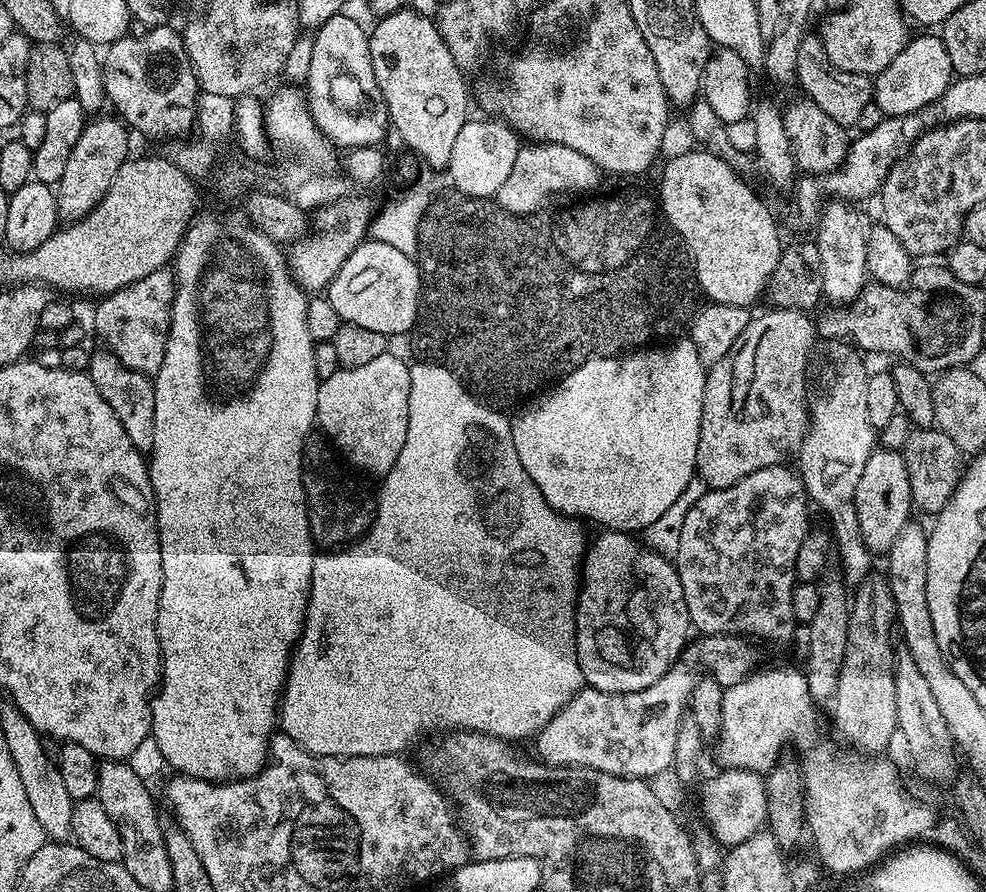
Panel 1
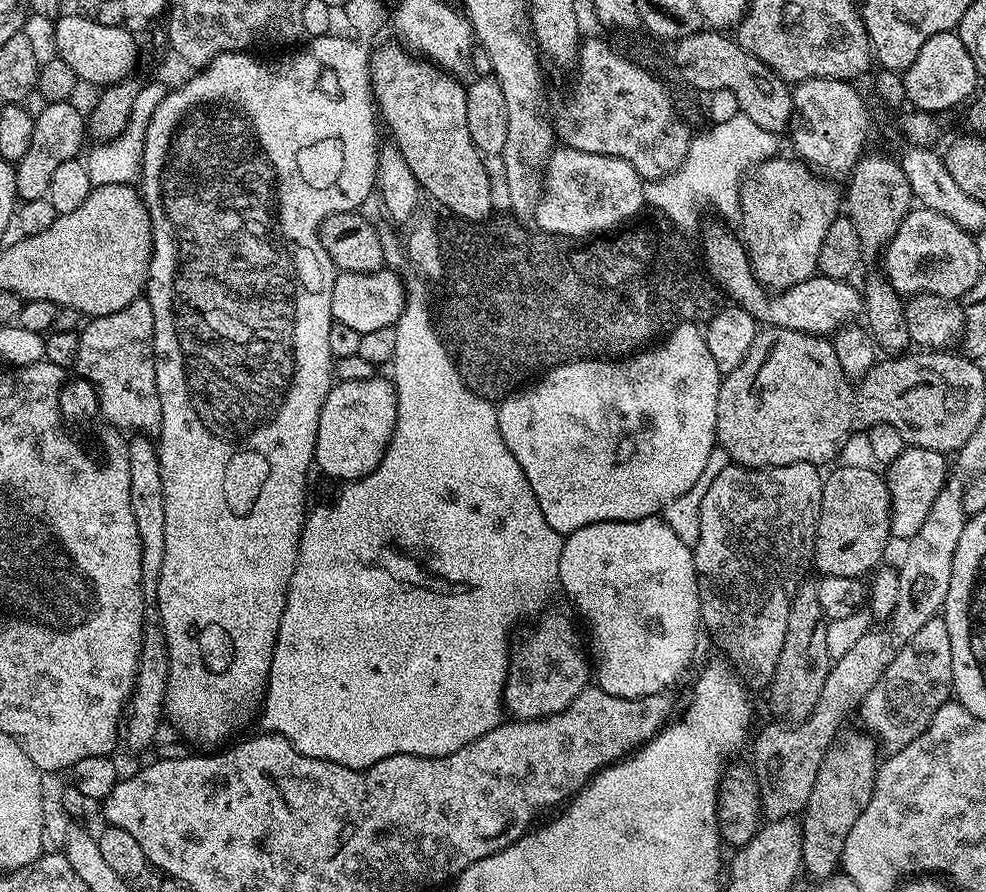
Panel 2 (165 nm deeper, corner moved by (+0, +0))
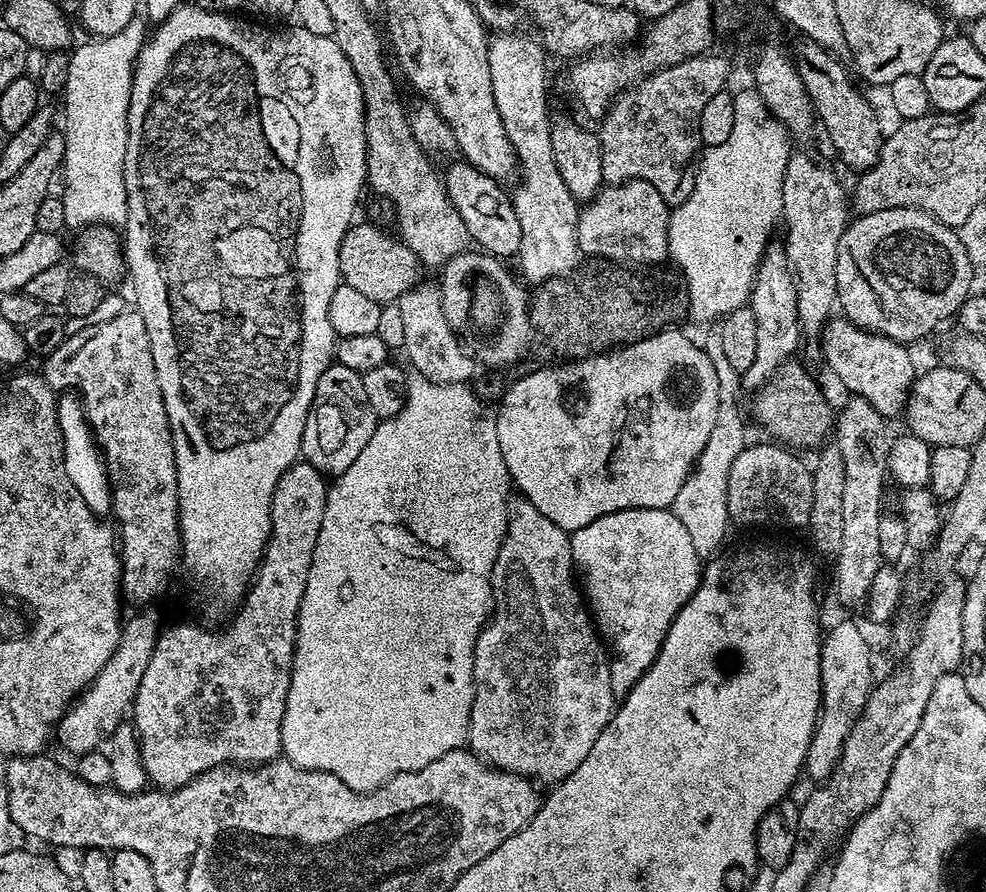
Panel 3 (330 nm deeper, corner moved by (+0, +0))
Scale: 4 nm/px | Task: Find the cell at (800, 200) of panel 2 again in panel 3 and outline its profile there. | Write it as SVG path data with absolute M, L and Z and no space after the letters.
M769 247L756 271L752 283L750 307L758 322L758 351L754 353L754 366L742 373L745 389L759 390L793 359L796 347L802 341L800 319L798 318L798 294L796 274L788 263L788 253L783 247Z

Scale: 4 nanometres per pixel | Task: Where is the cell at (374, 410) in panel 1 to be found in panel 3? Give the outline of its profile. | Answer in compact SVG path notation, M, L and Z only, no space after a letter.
M333 362L318 378L316 397L303 428L301 455L308 464L324 475L340 475L358 458L377 423L377 417L368 406L361 373Z

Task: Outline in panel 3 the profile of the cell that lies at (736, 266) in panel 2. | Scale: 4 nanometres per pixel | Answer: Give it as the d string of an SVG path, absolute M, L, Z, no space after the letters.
M842 316L824 325L824 360L833 374L852 394L871 403L878 414L892 418L905 409L908 393L915 383L916 370L909 347L885 335L861 328Z

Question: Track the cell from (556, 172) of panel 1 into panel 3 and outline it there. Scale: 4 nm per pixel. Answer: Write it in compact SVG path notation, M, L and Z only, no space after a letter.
M645 180L601 187L593 200L579 209L576 217L576 244L581 253L596 258L636 256L640 264L660 264L669 259L668 218L670 205Z

